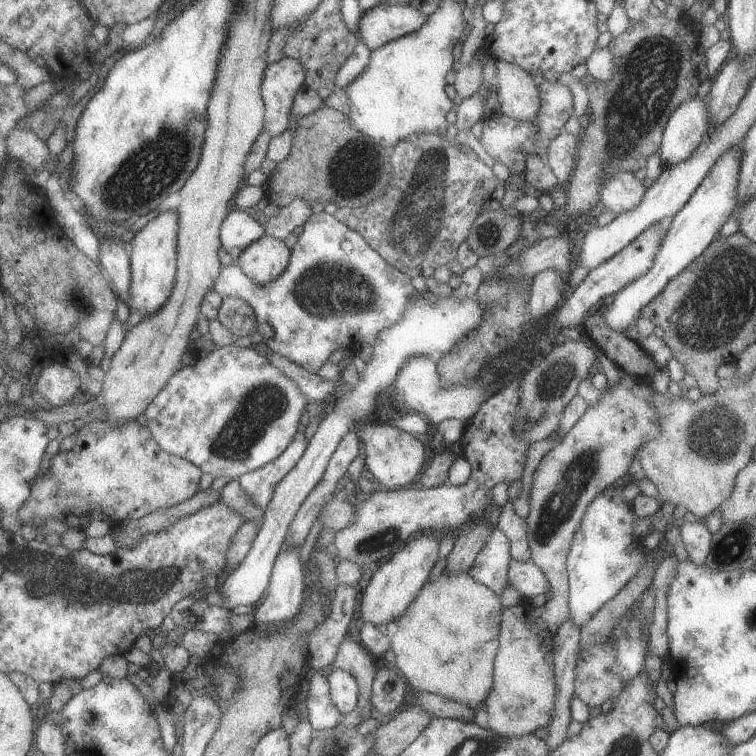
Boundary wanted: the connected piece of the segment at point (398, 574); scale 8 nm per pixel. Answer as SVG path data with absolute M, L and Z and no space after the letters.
M427 533L414 538L404 549L380 564L364 594L360 595L358 607L365 623L375 625L396 622L415 603L440 562L440 539L438 533Z

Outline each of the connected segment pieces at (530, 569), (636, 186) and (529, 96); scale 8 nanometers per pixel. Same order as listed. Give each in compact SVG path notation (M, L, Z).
M513 559L510 578L522 597L536 598L538 594L552 592L545 572L533 560L522 562Z
M617 171L601 184L600 209L608 208L615 216L636 208L647 188L630 171Z
M504 59L498 60L500 111L518 120L536 124L541 108L540 87L525 68Z

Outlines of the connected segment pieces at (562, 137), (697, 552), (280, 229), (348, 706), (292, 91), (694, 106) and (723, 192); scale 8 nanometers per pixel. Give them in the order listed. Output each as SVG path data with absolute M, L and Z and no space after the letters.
M563 129L548 143L549 157L546 164L552 168L558 182L563 184L571 178L570 174L576 164L576 152L579 152L579 142L574 134Z
M686 517L681 526L681 537L688 551L689 559L695 565L704 565L713 537L713 534L706 527L705 520Z
M296 199L290 206L283 207L281 213L265 222L268 235L286 240L294 234L296 228L305 224L314 215L311 202L304 199Z
M329 668L329 679L338 708L344 716L359 708L361 701L361 683L358 677L349 670Z
M287 56L269 65L262 91L267 104L266 131L277 137L290 128L296 98L307 85L307 68L300 59Z
M698 96L683 102L670 116L659 148L662 171L689 159L708 134L709 114Z
M732 145L721 157L718 157L704 180L692 193L690 200L669 220L669 231L662 241L662 246L655 256L651 269L644 276L631 281L630 284L615 293L614 301L608 308L601 308L608 326L621 333L627 332L628 326L635 324L639 318L641 308L658 296L671 278L688 267L714 239L718 238L718 231L737 208L737 186L739 185L742 155L743 147Z

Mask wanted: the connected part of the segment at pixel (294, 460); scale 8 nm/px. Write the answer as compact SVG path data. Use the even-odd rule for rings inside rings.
M299 432L289 450L278 460L240 478L256 507L267 510L274 500L278 485L301 463L310 445L306 434Z

